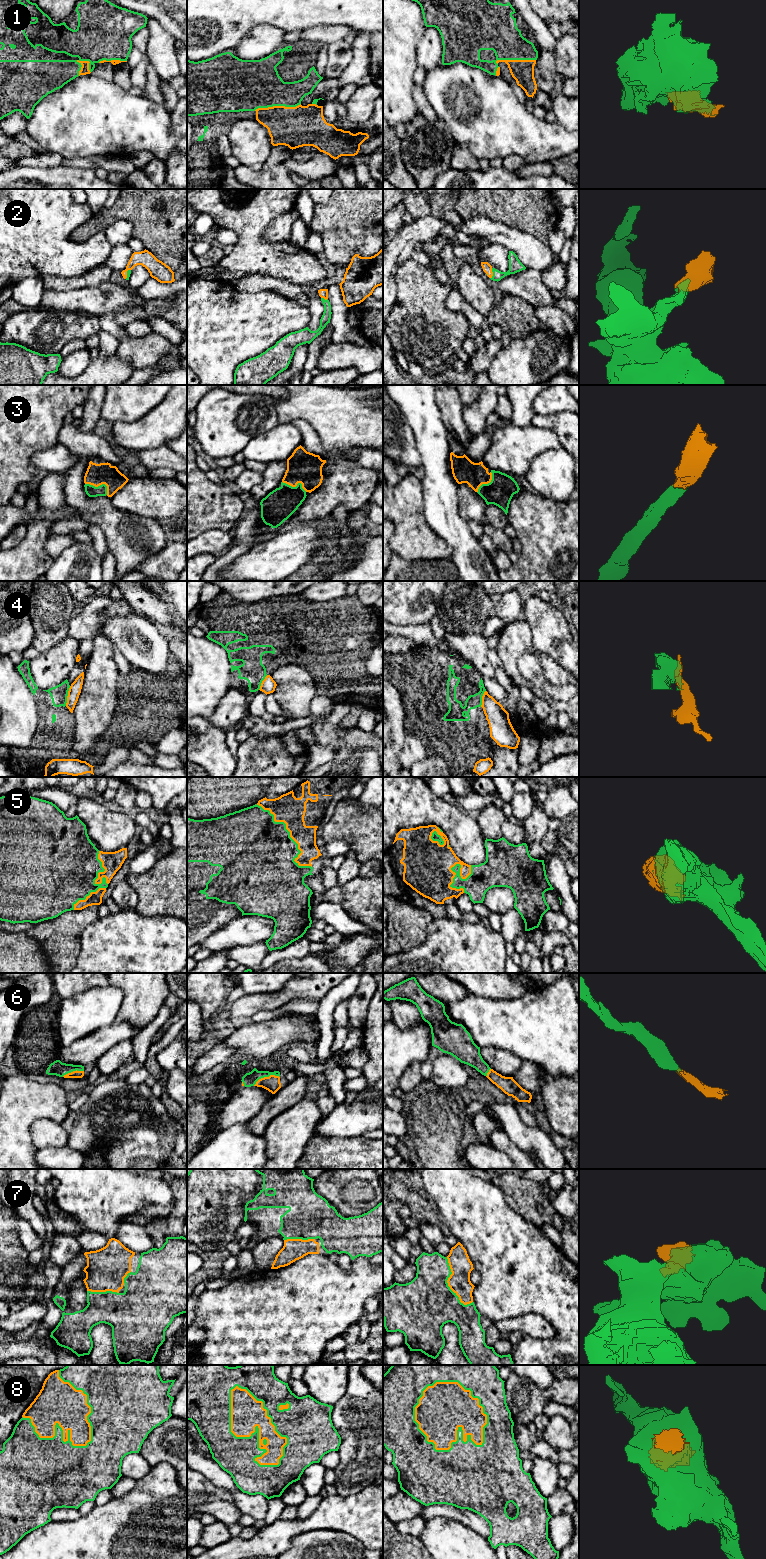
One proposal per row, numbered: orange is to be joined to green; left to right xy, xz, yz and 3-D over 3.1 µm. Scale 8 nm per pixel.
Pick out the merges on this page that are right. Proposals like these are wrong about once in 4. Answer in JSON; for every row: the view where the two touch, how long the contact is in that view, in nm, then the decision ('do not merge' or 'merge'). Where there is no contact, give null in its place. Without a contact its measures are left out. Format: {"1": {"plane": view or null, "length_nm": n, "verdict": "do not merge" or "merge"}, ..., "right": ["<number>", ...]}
{"1": {"plane": "xz", "length_nm": 380, "verdict": "merge"}, "2": {"plane": "yz", "length_nm": 90, "verdict": "merge"}, "3": {"plane": "xy", "length_nm": 200, "verdict": "merge"}, "4": {"plane": "xy", "length_nm": 170, "verdict": "do not merge"}, "5": {"plane": "xz", "length_nm": 700, "verdict": "merge"}, "6": {"plane": "xz", "length_nm": 220, "verdict": "merge"}, "7": {"plane": "yz", "length_nm": 420, "verdict": "merge"}, "8": {"plane": "yz", "length_nm": 650, "verdict": "merge"}, "right": ["1", "2", "3", "5", "6", "7", "8"]}

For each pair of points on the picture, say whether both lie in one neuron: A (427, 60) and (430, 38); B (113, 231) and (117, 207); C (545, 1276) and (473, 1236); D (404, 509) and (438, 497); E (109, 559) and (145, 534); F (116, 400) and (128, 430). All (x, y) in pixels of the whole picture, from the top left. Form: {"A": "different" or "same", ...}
{"A": "same", "B": "different", "C": "same", "D": "different", "E": "different", "F": "different"}

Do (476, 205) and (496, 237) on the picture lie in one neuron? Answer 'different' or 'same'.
different

